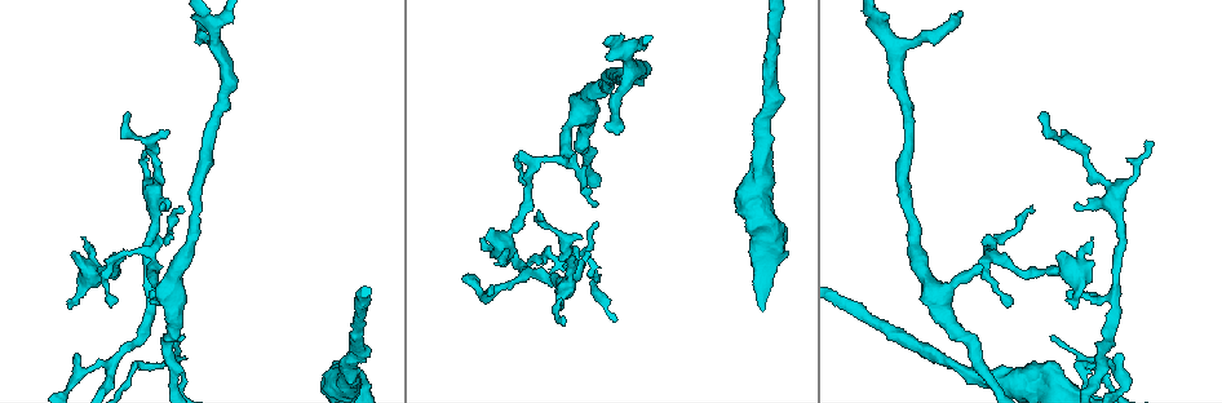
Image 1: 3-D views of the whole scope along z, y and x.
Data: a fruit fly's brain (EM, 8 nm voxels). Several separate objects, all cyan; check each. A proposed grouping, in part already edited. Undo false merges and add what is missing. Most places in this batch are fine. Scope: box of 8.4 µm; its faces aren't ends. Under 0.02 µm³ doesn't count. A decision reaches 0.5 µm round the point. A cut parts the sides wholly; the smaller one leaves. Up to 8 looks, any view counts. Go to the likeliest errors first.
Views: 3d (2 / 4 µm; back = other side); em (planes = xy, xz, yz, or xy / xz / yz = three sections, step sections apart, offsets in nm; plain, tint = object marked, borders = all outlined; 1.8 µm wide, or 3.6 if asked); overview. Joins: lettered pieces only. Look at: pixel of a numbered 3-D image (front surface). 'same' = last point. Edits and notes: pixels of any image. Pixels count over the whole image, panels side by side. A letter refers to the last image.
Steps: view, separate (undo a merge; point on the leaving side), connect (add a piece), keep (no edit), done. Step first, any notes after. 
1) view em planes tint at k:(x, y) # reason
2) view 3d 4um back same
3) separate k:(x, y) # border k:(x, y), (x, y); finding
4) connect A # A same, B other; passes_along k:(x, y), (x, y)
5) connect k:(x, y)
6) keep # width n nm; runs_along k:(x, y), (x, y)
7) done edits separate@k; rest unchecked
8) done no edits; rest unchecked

view 3d 2um at 1:(1104, 366) # abrupt turn

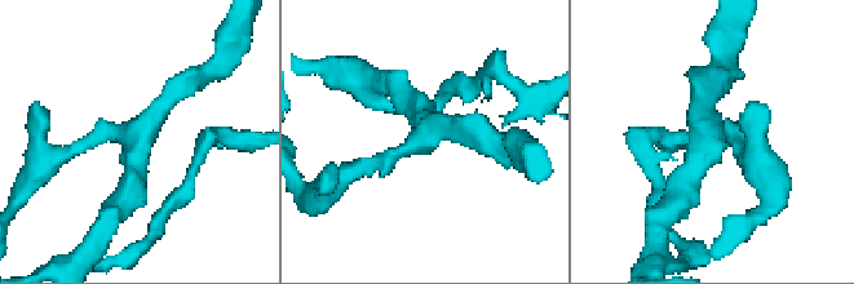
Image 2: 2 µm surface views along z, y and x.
view em planes borders at 2:(422, 134)

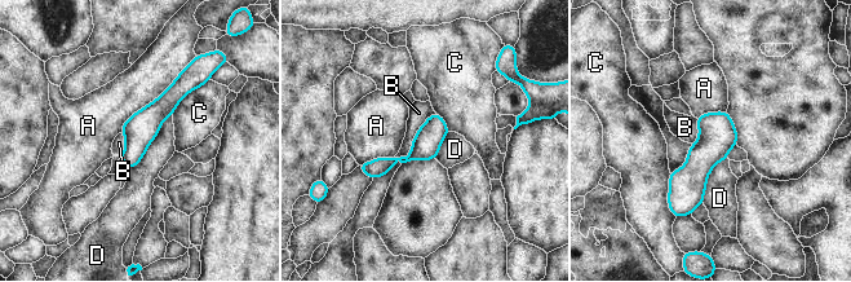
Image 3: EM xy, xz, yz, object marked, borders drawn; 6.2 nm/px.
keep # A other, B other, C other, D other; border 3:(435, 113), (411, 151), (373, 179); continuous, no second cell

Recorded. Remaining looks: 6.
view em xz step 16 plain at 1:(605, 124) # an open end

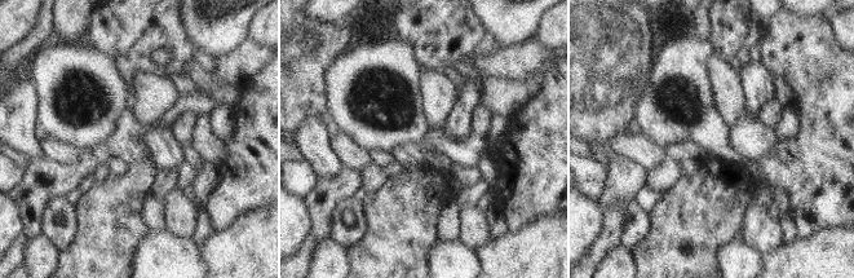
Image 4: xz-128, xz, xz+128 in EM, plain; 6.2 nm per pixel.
view em xz step 16 borders same # see the neighbours

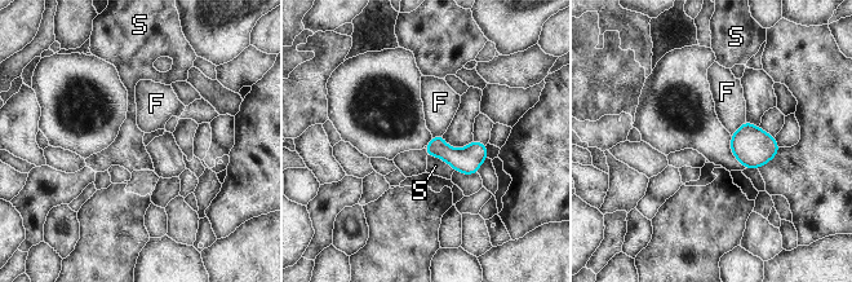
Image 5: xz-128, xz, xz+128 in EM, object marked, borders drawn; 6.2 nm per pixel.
keep # F other, S other; border 5:(427, 154), (439, 157), (455, 170); none of them fits

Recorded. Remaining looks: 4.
view em planes plain at 1:(1066, 299) # free end

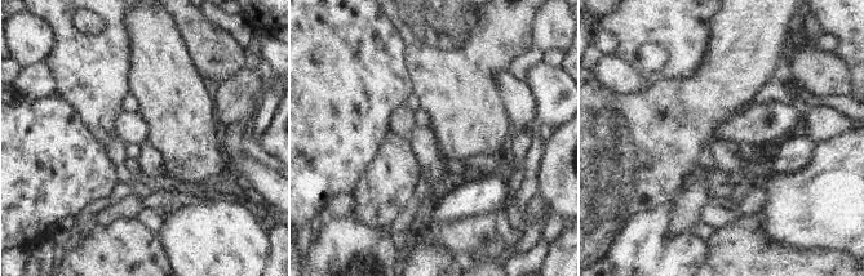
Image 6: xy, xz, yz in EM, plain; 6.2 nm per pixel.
view em planes borders same

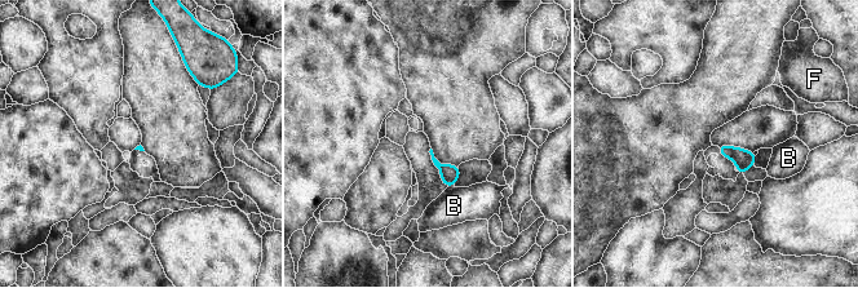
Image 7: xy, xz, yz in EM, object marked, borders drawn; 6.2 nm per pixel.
keep # longest_contact B 50 nm; B other, F other; border 7:(454, 185), (447, 187); none of them fits

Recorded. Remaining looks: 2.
done no edits; rest unchecked

